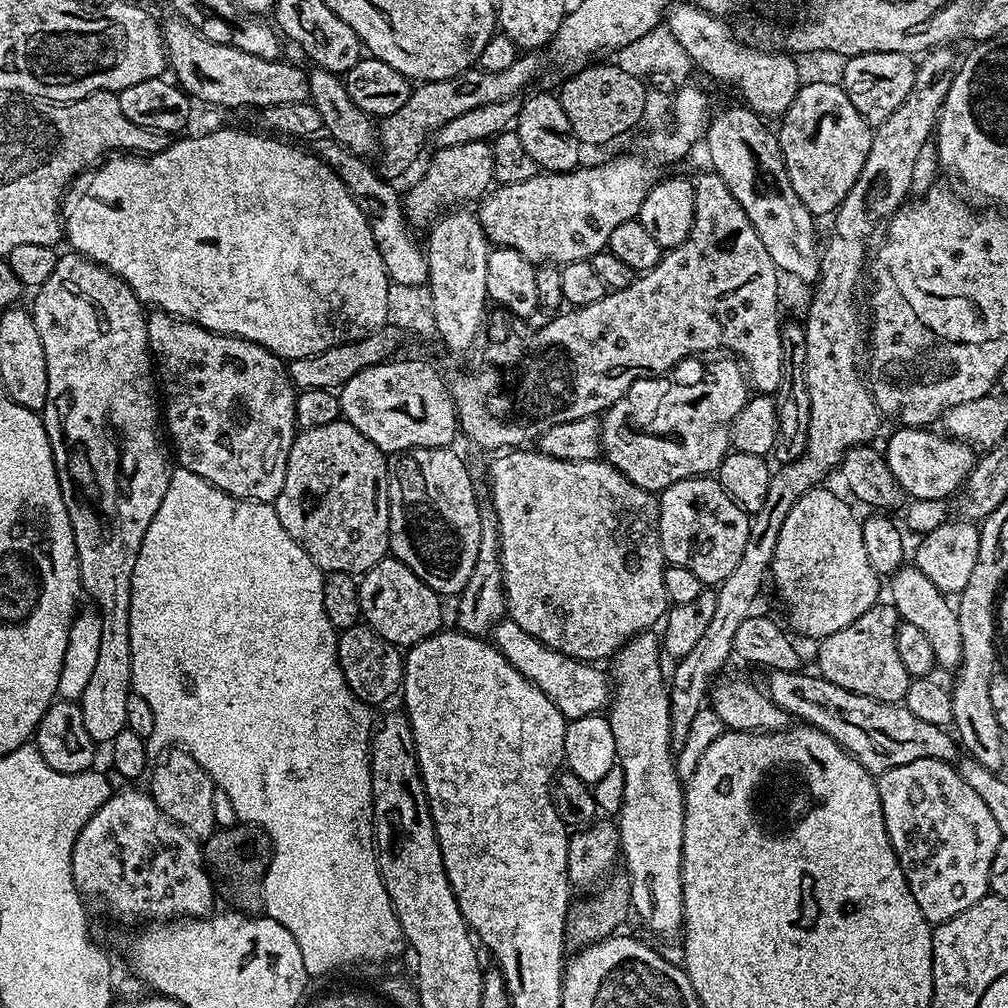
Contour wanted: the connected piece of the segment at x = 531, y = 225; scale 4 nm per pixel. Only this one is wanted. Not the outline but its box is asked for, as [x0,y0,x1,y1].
[478,156,658,266]

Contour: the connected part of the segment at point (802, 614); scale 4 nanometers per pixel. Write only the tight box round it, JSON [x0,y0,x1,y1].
[770,486,881,638]

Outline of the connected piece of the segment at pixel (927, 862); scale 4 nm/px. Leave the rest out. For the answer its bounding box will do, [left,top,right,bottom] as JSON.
[876,756,1002,925]

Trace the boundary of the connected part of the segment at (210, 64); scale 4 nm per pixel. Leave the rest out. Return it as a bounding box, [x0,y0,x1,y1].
[162,19,308,110]

